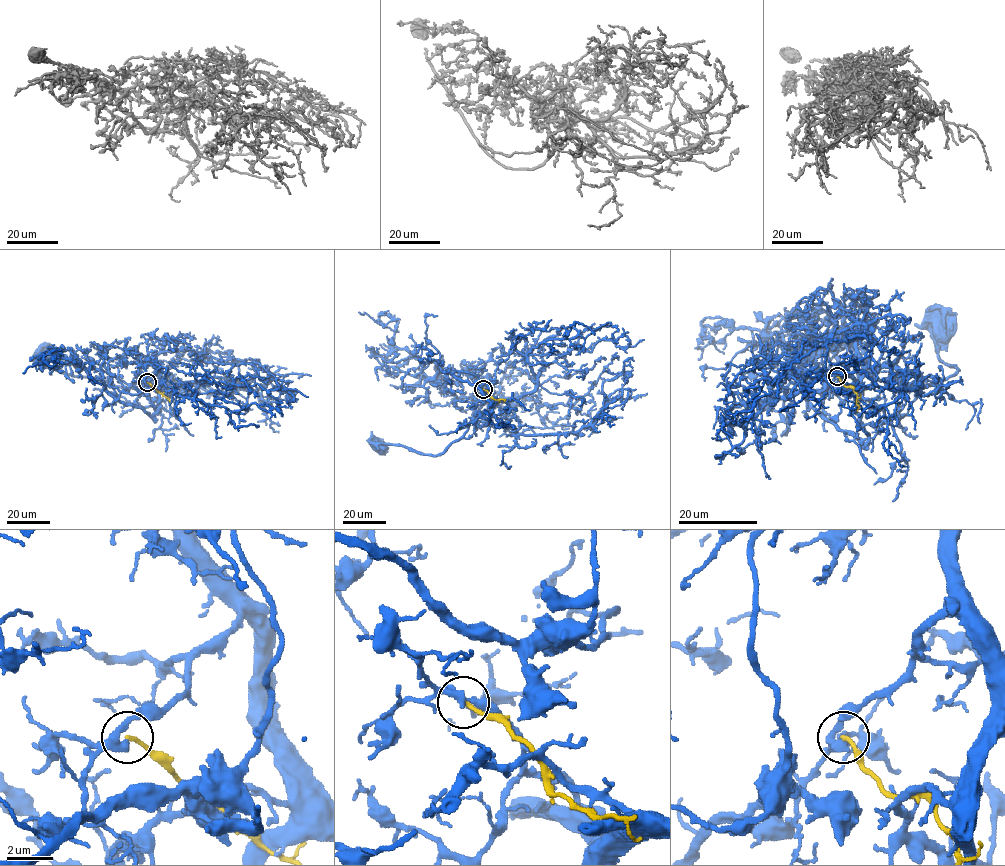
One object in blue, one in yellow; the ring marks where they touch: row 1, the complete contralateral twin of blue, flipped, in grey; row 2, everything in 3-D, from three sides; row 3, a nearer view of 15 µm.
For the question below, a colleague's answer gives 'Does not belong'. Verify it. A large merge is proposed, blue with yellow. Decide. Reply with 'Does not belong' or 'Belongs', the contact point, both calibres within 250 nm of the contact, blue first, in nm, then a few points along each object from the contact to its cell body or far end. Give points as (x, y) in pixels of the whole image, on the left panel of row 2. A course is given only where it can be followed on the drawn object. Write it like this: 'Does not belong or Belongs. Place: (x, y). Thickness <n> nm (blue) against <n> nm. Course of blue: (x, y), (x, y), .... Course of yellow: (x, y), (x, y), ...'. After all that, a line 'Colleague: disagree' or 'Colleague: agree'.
Does not belong. Place: (147, 382). Thickness 320 nm (blue) against 170 nm. Course of blue: (147, 383), (158, 371), (155, 382), (124, 388), (41, 366), (41, 354). Course of yellow: (147, 382), (170, 402)
Colleague: agree

